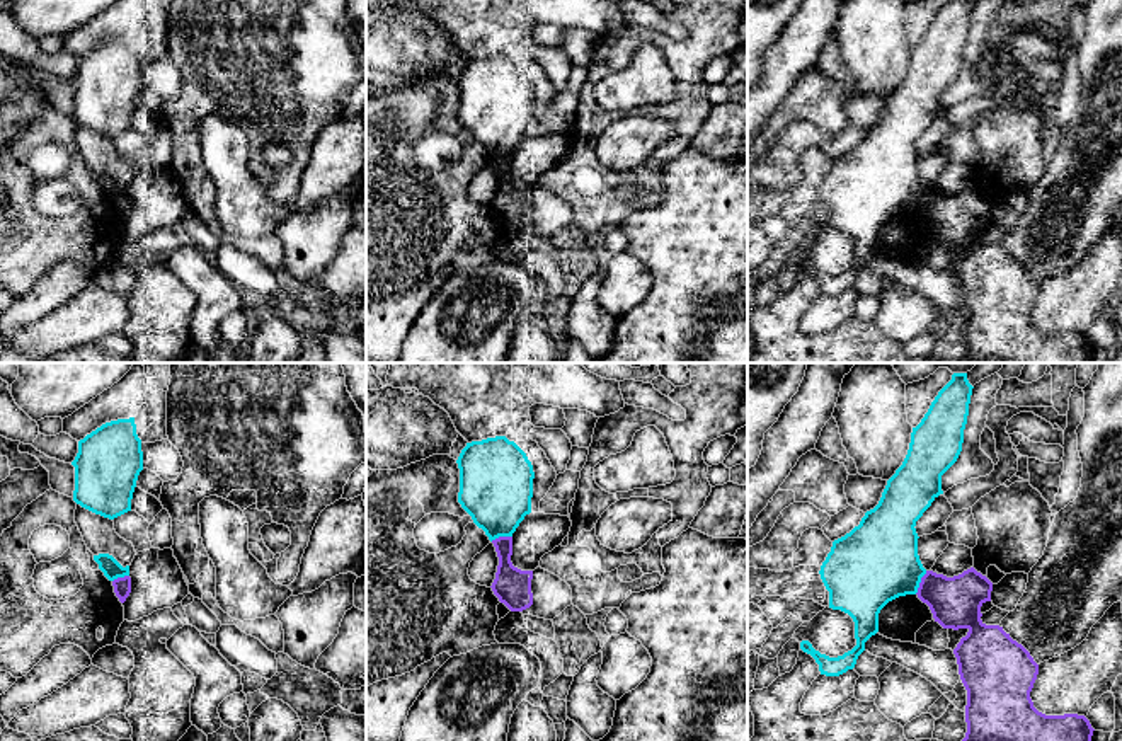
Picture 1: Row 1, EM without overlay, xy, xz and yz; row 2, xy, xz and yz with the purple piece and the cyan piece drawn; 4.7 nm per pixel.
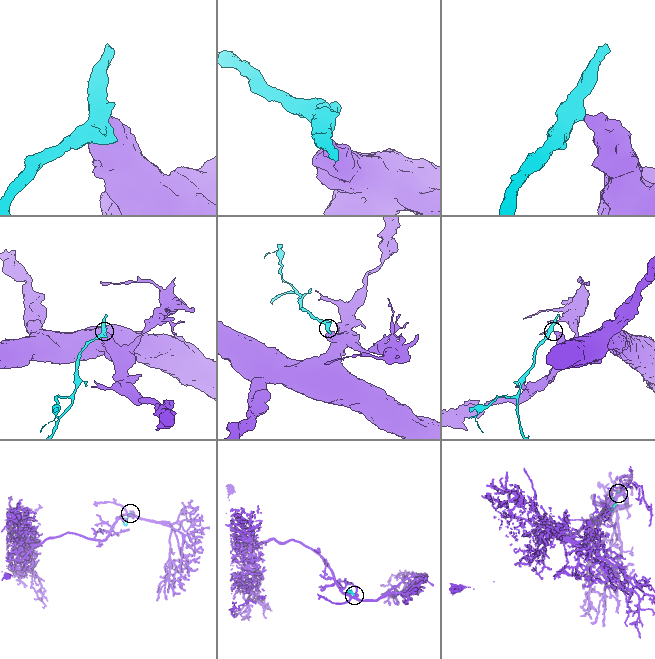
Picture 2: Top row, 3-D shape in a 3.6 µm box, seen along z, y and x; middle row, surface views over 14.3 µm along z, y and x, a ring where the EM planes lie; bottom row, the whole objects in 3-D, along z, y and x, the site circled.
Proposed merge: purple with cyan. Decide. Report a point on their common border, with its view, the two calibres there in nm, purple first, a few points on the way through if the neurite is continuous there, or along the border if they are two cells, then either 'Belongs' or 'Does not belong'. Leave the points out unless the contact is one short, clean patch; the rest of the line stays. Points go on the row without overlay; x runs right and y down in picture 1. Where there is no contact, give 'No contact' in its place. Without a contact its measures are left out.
Touches purple at yz (920, 201). Thickness 240 nm (purple) against 380 nm. Boundary: yz (927, 189), (915, 212). Does not belong

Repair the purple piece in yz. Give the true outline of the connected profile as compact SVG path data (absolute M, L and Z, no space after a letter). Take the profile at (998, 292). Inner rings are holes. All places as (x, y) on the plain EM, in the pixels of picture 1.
M970 186L953 196L926 189L916 211L943 247L969 249L953 267L967 308L967 351L960 363L1091 363L1095 348L1085 334L1045 334L1033 325L1030 310L1039 283L1003 245L981 238L981 225L991 220L991 210L993 201Z

